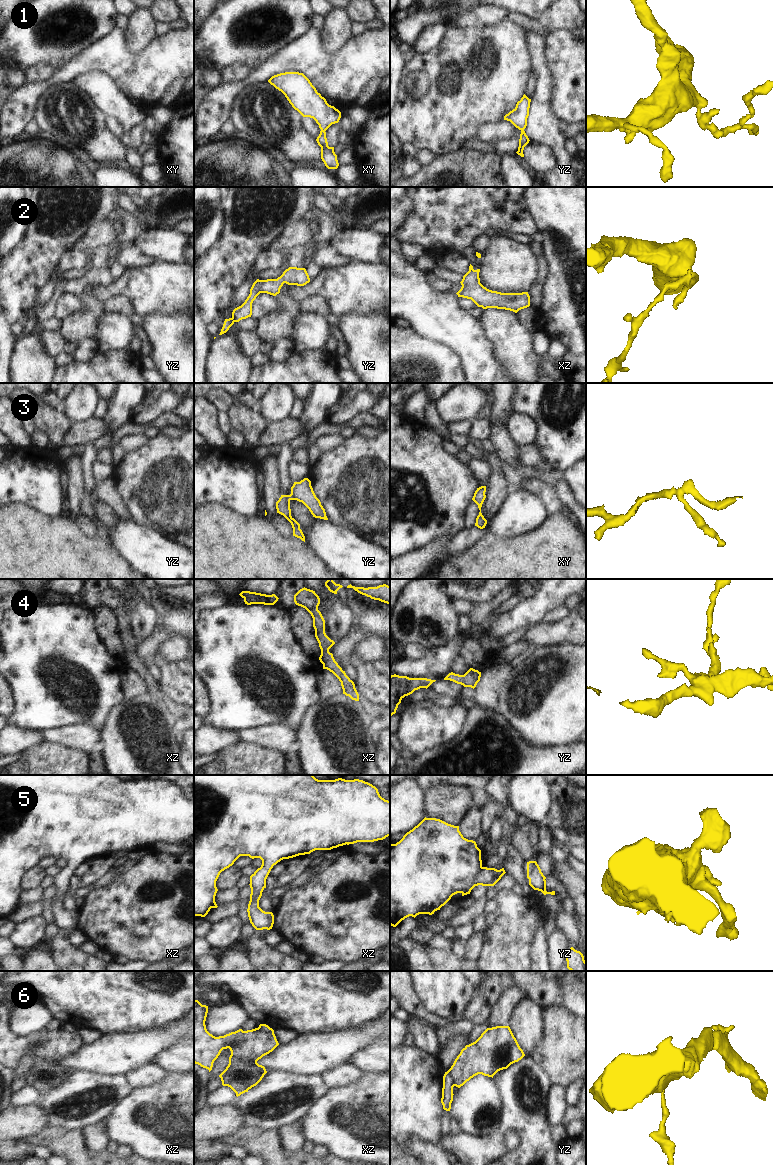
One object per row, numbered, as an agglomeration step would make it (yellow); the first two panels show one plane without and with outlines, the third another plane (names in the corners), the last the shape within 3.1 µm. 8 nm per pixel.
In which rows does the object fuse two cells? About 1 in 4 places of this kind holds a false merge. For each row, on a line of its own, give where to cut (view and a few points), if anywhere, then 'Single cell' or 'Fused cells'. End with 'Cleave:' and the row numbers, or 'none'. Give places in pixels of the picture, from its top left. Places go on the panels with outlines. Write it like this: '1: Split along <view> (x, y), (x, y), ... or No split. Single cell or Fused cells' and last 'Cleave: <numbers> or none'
1: No split. Single cell
2: No split. Single cell
3: No split. Single cell
4: No split. Single cell
5: No split. Single cell
6: Split along xz (257, 1028), (263, 1032), (273, 1031). Fused cells
Cleave: 6

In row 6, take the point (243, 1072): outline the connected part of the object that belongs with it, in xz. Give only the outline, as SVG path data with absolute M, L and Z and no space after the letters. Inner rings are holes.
M194 1000L194 1063L210 1072L221 1051L229 1048L229 1064L219 1077L222 1085L230 1087L238 1097L262 1080L267 1071L257 1061L272 1052L279 1043L274 1031L263 1033L258 1028L239 1029L215 1037L206 1029L207 1013L208 1006Z

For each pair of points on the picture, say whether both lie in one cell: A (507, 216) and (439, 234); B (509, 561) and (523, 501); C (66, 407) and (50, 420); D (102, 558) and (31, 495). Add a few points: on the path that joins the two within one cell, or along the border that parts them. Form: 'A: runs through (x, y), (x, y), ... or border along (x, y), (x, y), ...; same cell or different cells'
A: runs through (490, 216), (456, 217); same cell
B: border along (537, 527), (512, 537), (498, 537), (492, 534); different cells
C: border along (59, 408), (72, 423); different cells
D: border along (32, 507), (46, 515), (60, 515); different cells

